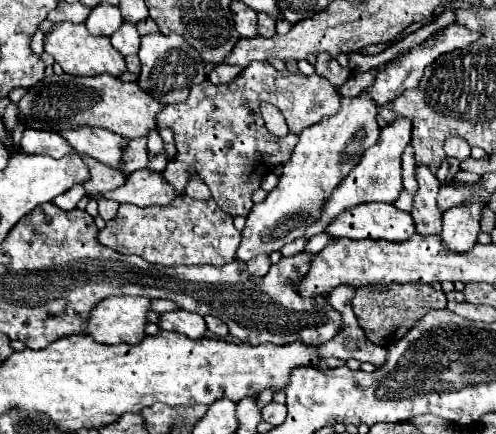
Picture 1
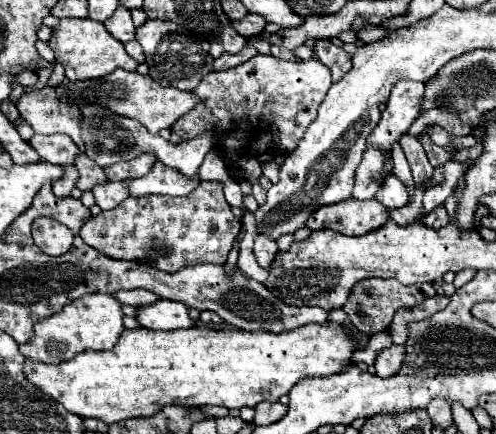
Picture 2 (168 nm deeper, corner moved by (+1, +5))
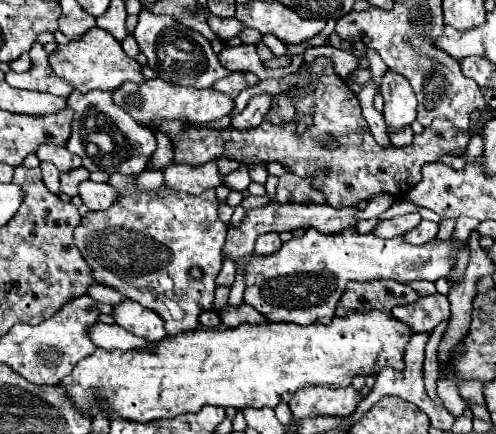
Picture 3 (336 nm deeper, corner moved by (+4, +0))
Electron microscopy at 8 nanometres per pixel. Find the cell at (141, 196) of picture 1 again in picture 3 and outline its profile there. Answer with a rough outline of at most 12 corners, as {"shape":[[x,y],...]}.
{"shape":[[214,162],[170,164],[162,190],[202,194],[218,186]]}

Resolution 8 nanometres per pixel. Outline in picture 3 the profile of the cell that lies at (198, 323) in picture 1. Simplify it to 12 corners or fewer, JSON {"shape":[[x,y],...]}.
{"shape":[[134,300],[114,320],[134,336],[166,338],[162,318]]}

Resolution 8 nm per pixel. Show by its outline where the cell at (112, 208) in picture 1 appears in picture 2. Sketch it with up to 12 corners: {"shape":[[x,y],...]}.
{"shape":[[99,183],[91,189],[105,211],[127,199],[125,183]]}

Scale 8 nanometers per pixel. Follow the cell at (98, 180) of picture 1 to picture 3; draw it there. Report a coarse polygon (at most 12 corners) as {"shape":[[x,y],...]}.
{"shape":[[74,168],[60,176],[62,192],[76,196],[80,182],[90,172],[86,168]]}

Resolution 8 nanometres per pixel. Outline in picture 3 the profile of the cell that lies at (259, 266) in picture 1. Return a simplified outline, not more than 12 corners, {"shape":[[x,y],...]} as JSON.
{"shape":[[262,234],[254,244],[254,254],[270,256],[282,242],[278,234]]}

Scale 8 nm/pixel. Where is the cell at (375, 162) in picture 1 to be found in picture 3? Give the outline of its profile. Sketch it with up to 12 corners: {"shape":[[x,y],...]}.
{"shape":[[388,72],[380,92],[388,132],[416,120],[416,96],[404,76]]}

